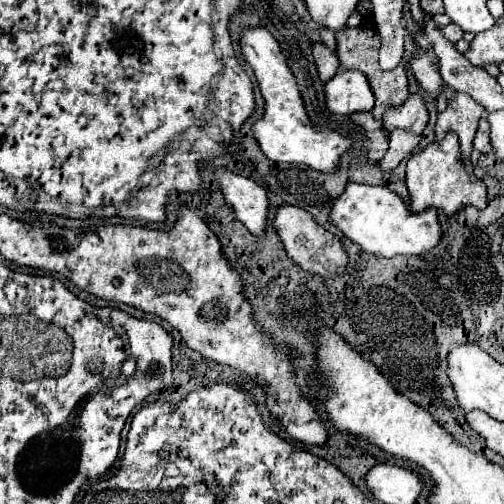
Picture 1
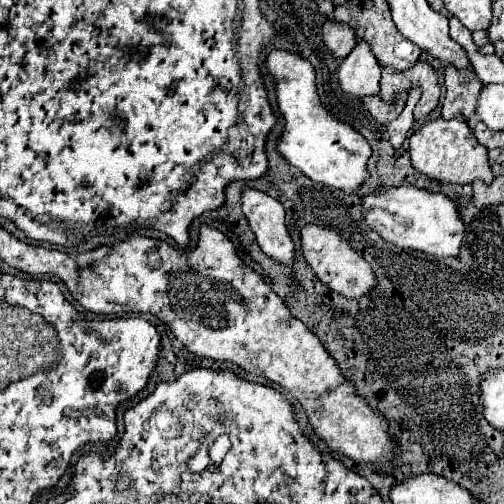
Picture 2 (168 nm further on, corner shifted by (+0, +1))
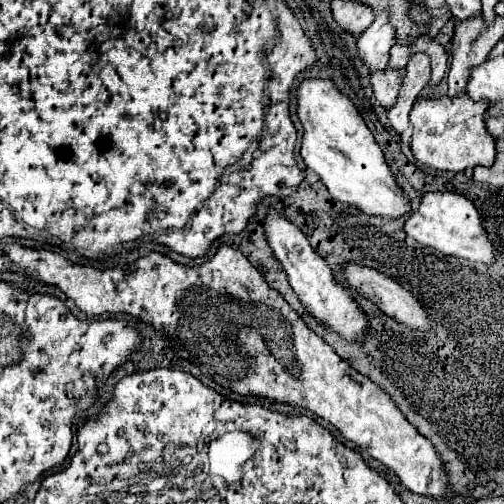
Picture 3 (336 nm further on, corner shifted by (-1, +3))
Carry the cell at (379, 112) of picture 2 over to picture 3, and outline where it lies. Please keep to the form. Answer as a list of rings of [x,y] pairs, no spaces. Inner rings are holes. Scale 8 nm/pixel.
[[[390,69],[376,71],[370,77],[370,85],[372,85],[374,97],[376,97],[376,101],[384,109],[390,109],[390,105],[396,103],[404,77],[406,77],[406,69],[398,69],[398,71],[390,71]]]

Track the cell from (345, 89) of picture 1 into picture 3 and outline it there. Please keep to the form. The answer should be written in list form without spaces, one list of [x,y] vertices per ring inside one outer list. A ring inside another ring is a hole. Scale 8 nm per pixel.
[[[386,11],[378,13],[374,23],[358,39],[358,57],[370,73],[388,67],[390,47],[394,45],[394,29],[388,23]]]

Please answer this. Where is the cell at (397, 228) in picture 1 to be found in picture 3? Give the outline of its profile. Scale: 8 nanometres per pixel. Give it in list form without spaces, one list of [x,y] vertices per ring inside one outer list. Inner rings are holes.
[[[448,191],[424,193],[418,211],[406,219],[404,233],[408,237],[414,237],[422,245],[438,249],[444,255],[452,255],[468,261],[482,261],[482,263],[494,261],[494,247],[484,233],[484,225],[476,207],[466,197],[456,193],[448,193]]]

